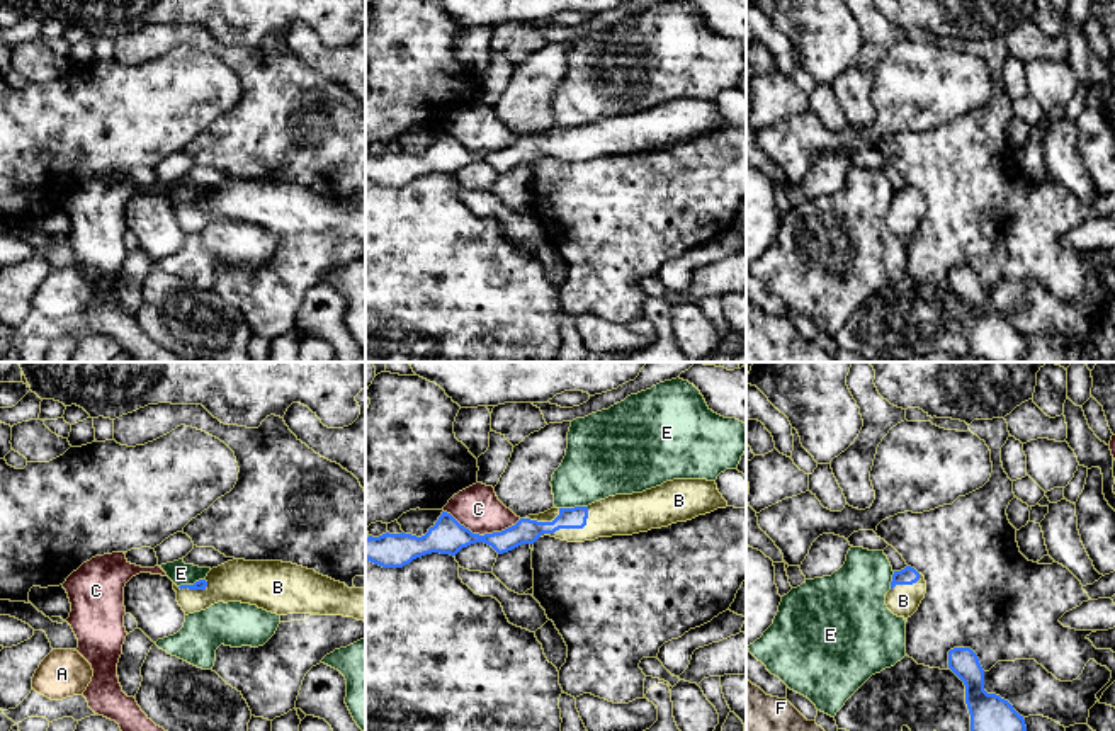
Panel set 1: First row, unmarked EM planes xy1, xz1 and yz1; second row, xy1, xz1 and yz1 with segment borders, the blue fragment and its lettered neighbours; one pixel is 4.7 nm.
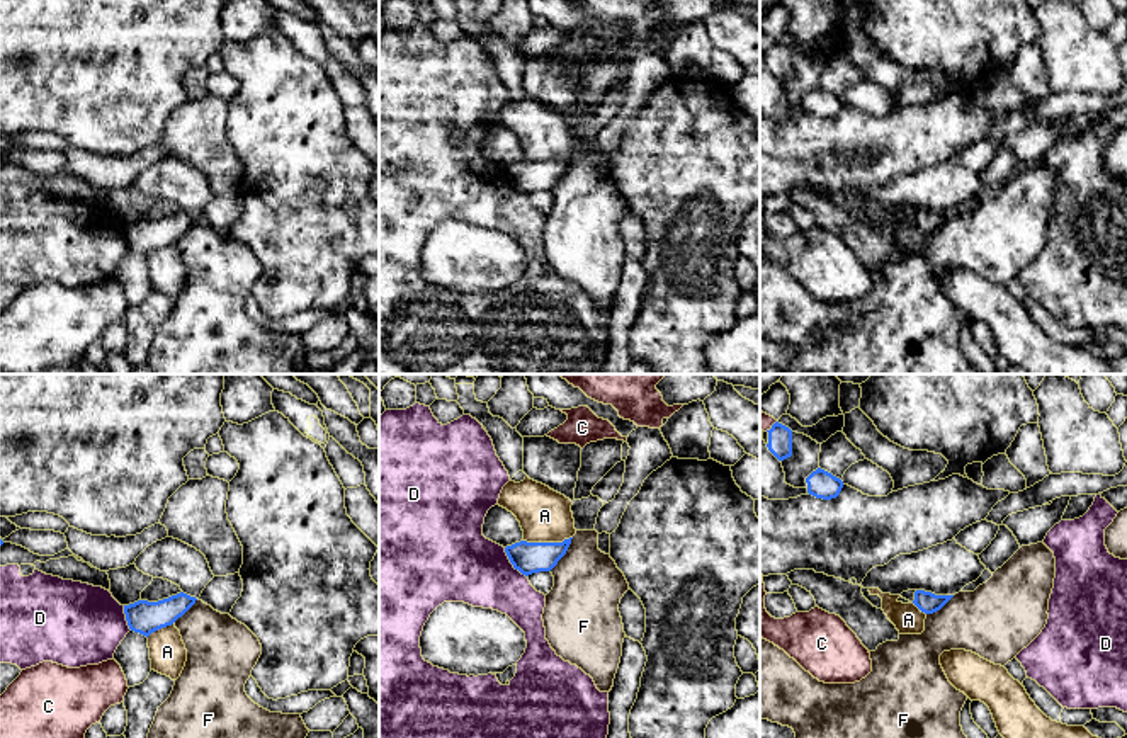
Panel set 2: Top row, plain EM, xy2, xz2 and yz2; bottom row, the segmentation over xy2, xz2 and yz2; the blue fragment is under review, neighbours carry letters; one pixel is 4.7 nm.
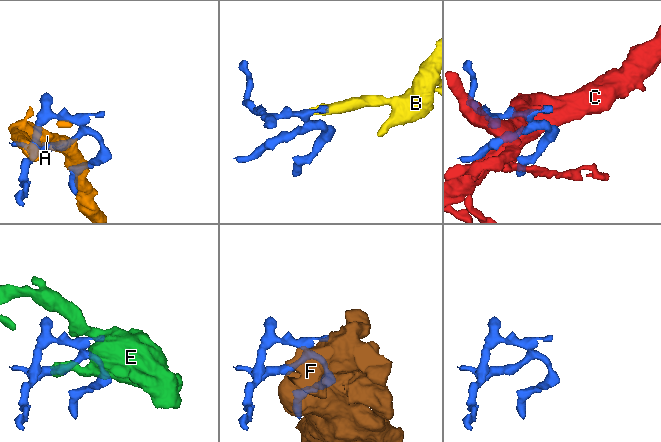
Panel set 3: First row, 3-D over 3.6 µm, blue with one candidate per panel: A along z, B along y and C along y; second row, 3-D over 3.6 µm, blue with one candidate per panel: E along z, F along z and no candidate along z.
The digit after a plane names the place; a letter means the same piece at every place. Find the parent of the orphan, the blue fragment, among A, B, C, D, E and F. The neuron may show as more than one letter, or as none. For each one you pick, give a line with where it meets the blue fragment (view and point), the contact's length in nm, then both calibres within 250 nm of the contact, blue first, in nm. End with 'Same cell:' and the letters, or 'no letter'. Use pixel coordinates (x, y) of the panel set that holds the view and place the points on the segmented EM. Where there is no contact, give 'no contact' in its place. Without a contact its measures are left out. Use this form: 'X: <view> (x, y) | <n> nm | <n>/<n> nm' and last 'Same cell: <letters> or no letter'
B: xz1 (570, 527) | 280 nm | 120/190 nm
Same cell: B

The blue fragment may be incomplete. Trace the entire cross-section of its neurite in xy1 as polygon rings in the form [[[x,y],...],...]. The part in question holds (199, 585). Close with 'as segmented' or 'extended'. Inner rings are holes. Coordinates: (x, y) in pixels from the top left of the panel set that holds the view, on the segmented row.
[[[233,559],[194,585],[173,583],[173,590],[185,615],[218,602],[241,602],[277,615],[343,615],[365,622],[365,588],[348,588],[292,563]]]; extended

